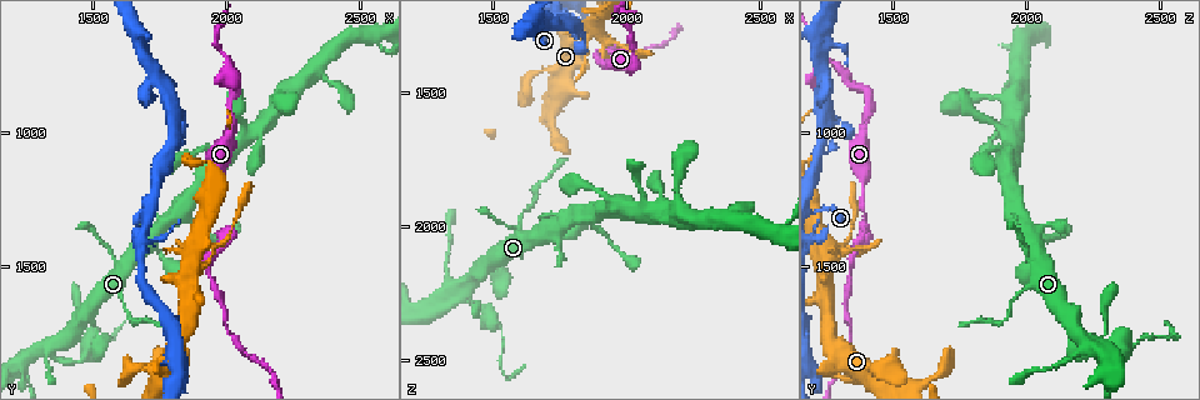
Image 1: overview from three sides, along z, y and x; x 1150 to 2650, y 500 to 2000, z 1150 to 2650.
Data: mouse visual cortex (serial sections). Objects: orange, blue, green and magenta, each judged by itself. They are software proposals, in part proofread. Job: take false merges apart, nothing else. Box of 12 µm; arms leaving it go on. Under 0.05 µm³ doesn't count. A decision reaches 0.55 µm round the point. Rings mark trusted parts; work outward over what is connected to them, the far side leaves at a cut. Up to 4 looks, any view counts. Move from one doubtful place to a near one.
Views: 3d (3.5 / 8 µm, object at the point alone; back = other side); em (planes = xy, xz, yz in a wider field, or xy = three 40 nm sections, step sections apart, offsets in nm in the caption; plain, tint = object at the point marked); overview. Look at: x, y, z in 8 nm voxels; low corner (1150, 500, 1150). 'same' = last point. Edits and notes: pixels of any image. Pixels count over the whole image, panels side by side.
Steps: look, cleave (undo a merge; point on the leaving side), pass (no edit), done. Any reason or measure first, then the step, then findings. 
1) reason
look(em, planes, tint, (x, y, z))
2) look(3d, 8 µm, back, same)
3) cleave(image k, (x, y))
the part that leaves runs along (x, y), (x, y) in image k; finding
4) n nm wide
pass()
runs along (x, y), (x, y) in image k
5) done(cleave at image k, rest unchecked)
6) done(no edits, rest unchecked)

abrupt turn
look(3d, 3.5 µm, (2020, 730, 1250))

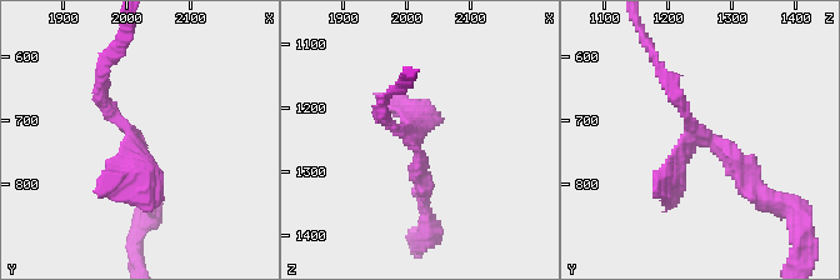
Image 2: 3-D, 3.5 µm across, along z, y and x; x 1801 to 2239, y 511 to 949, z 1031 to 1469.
look(em, xy, step 1, tint, (2010, 725, 1255))

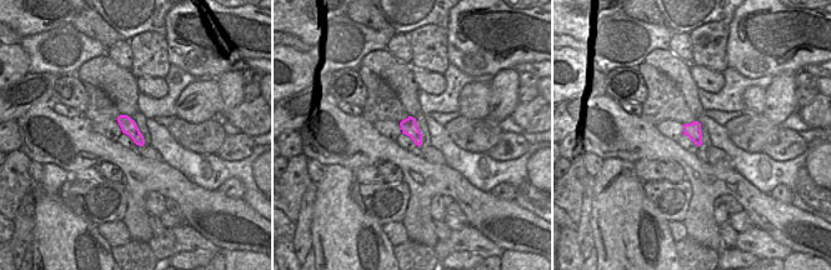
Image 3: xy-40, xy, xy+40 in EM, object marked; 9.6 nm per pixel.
pass()
runs along (421, 193), (418, 115), (383, 96) in image 2; continuous, no second cell

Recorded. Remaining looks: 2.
branch point
look(3d, 3.5 µm, (1920, 1470, 1350))

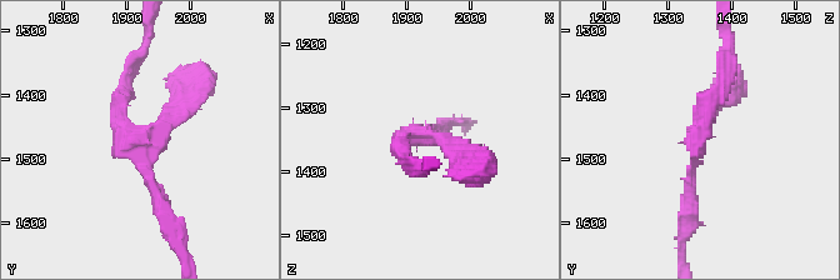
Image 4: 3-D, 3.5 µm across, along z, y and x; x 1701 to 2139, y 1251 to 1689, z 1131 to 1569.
3 arms; arms of 150, 200, 200 nm; now the EM
look(em, xy, step 1, tint, (1915, 1470, 1340))

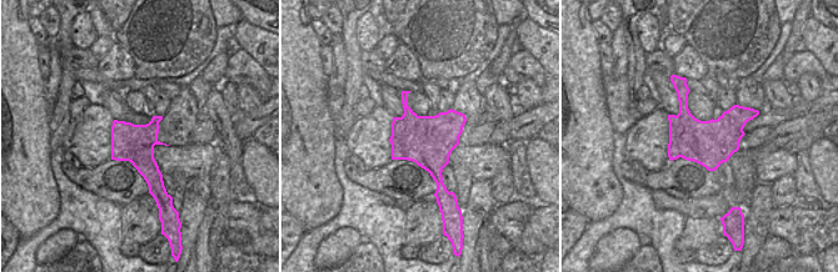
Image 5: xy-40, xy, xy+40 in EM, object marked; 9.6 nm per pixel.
pass()
runs along (726, 78), (704, 104), (689, 215) in image 4; one cell here

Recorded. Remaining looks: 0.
done(no edits, rest unchecked)

